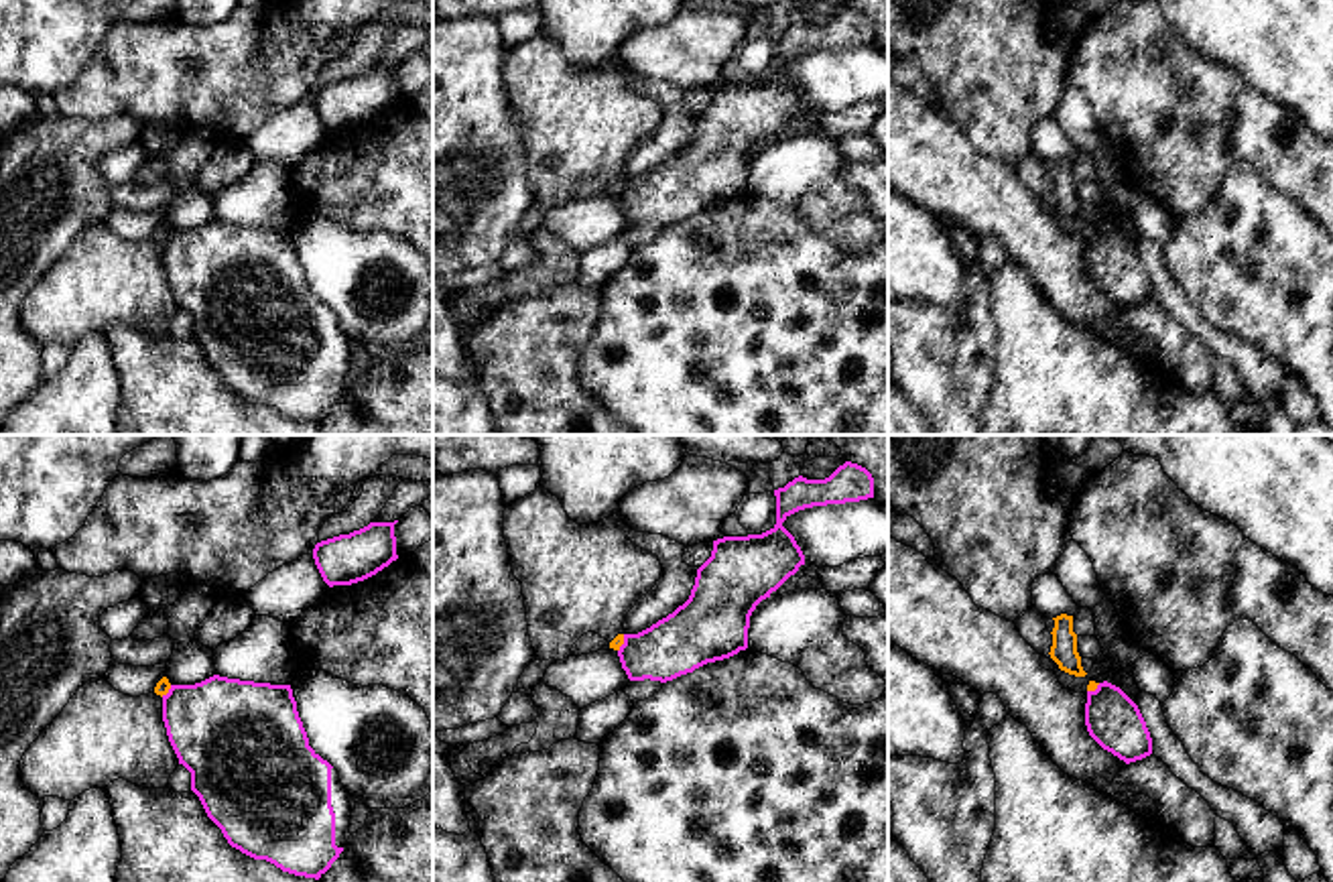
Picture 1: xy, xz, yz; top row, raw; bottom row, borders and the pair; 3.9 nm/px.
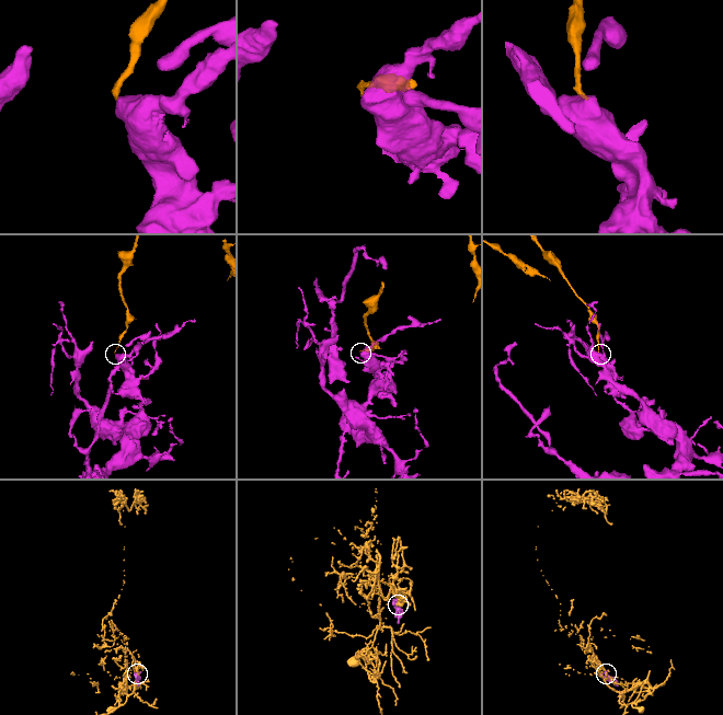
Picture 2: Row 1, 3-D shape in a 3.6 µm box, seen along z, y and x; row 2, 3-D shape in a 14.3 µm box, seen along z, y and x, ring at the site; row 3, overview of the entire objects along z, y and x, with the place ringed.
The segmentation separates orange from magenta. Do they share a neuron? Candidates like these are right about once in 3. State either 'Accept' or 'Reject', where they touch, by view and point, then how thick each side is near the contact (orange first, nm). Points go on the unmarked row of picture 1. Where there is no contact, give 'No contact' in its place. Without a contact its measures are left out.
Reject. Touches orange at xz (622, 187). Thickness 50 nm (orange) against 240 nm

